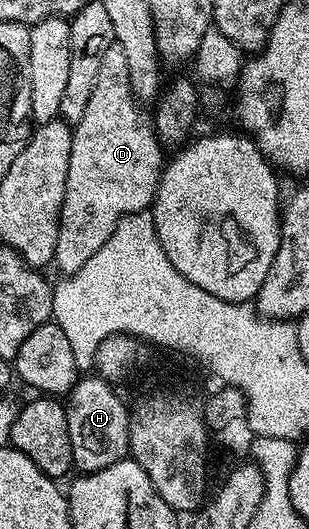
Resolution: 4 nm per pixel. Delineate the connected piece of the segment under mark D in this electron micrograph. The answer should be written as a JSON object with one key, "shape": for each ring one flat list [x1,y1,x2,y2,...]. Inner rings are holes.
{"shape":[[119,43,105,50,93,94,85,105,85,116,71,133,69,174,59,215,57,250,53,261,63,274,81,270,113,234,117,222,154,205,155,191,165,167,164,149,152,121,139,116,140,105,130,89,129,68]]}

